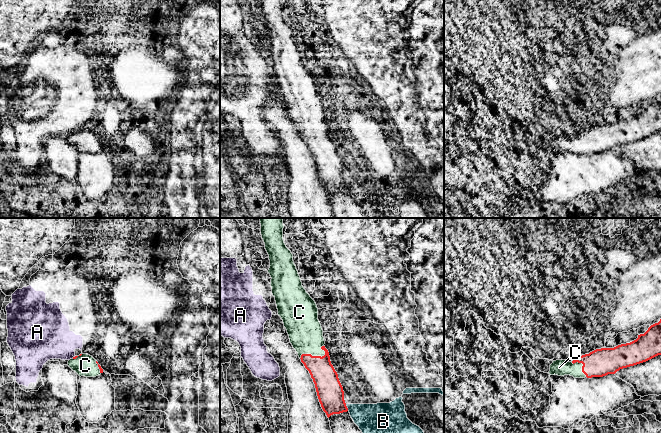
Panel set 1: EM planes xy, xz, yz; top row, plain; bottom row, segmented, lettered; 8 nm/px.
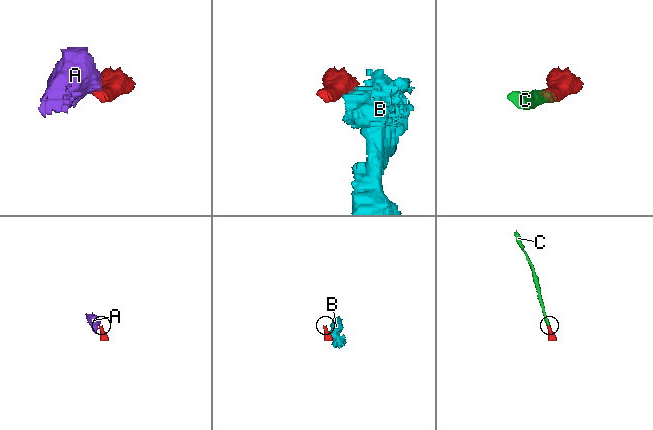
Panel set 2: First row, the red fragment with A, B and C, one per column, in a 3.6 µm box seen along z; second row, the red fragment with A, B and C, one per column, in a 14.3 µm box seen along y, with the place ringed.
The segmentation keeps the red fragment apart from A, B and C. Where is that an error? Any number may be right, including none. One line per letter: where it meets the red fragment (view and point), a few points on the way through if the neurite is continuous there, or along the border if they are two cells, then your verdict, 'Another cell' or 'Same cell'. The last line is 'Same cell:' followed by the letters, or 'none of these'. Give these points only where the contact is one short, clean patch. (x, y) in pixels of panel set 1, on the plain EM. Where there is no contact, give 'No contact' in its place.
A: Touches red at xy (73, 133). Boundary: xy (75, 132), (72, 133). Another cell
B: Touches red at xz (346, 183). Boundary: xz (345, 180), (348, 186). Another cell
C: Touches red at xz (315, 132). Path across: xz (327, 160), (315, 132), (311, 127), (305, 108). Same cell
Same cell: C

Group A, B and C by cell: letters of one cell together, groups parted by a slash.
A / B / C

